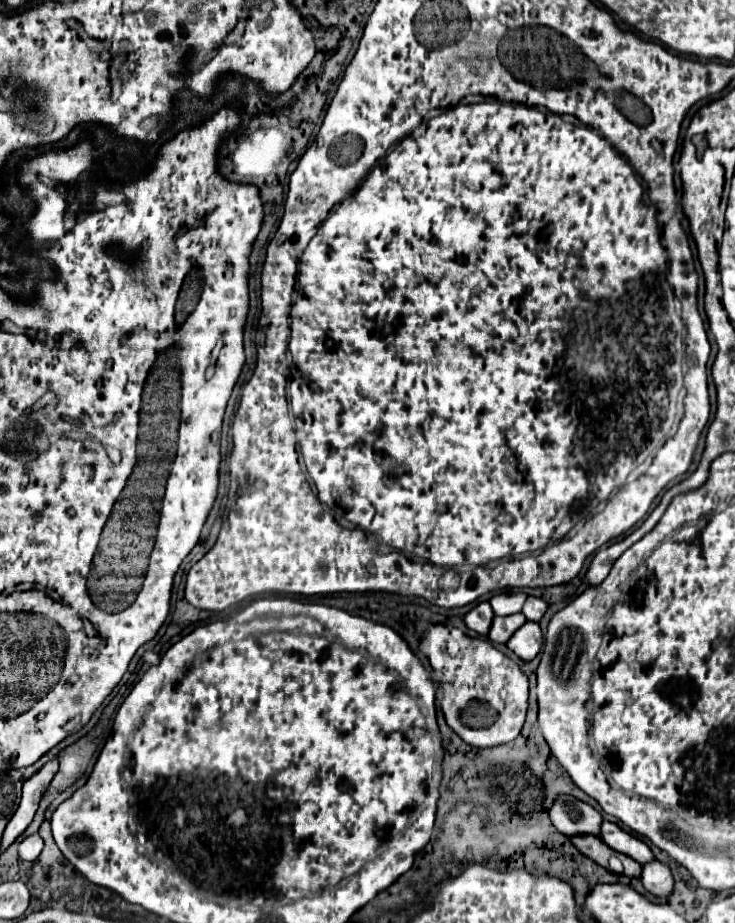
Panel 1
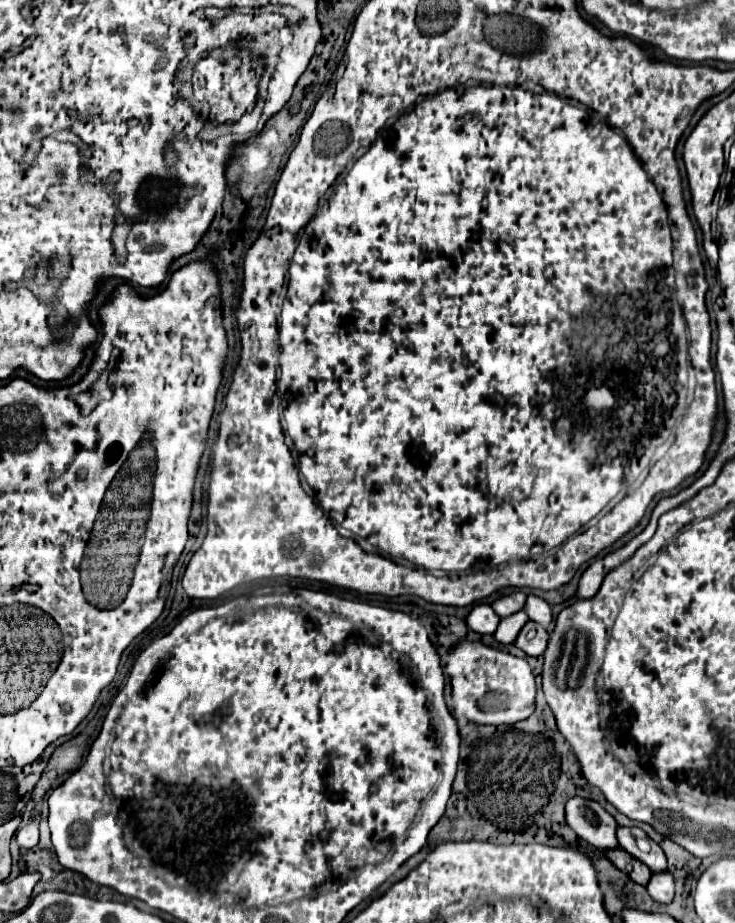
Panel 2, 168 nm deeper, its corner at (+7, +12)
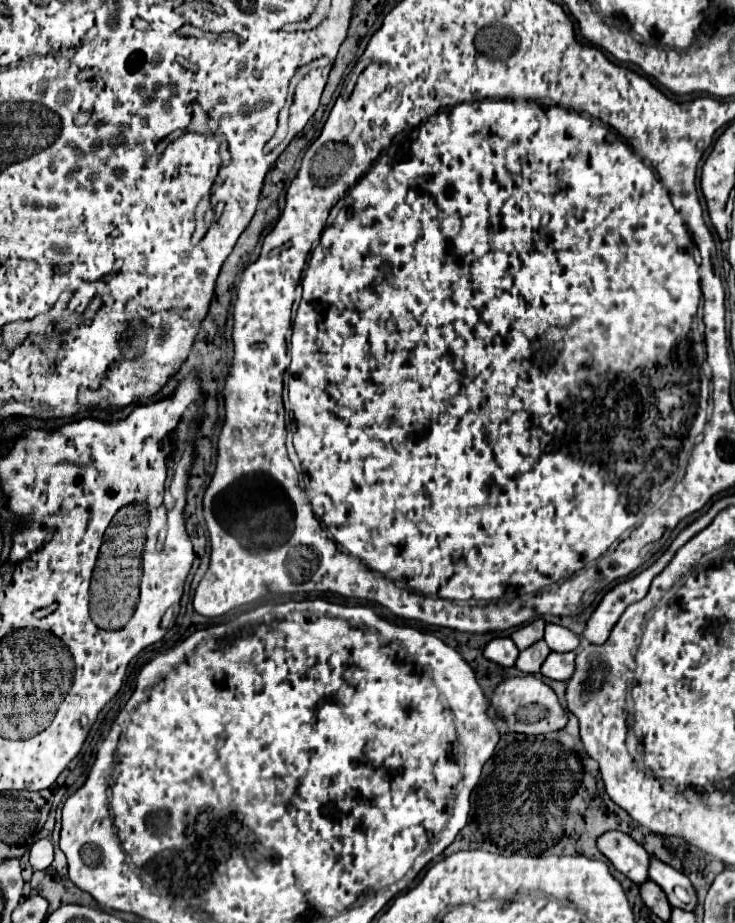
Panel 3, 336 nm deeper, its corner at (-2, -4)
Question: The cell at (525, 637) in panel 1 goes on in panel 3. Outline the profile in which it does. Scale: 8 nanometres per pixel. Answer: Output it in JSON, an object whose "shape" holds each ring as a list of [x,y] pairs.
{"shape":[[[550,652],[540,666],[540,674],[552,680],[568,680],[574,670],[574,652]]]}

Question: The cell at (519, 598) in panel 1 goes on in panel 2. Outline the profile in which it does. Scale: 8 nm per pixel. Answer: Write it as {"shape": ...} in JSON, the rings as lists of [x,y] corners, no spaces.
{"shape":[[[513,592],[513,594],[509,594],[509,596],[501,596],[499,600],[495,600],[495,602],[493,602],[493,610],[495,610],[499,616],[509,616],[509,614],[521,612],[525,600],[527,600],[527,594],[523,594],[523,592]]]}

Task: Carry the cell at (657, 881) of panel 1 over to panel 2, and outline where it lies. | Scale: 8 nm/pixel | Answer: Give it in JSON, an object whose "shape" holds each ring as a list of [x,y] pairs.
{"shape":[[[661,872],[661,874],[653,874],[651,882],[647,884],[647,892],[651,894],[651,898],[659,904],[667,904],[671,902],[671,898],[675,896],[675,882],[673,876],[669,872]]]}

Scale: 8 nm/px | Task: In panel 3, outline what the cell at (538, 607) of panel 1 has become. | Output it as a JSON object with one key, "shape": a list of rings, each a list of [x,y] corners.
{"shape":[[[546,624],[544,640],[550,646],[550,650],[556,650],[556,652],[570,652],[570,650],[576,650],[580,646],[578,636],[574,632],[570,632],[568,628],[558,626],[558,624]]]}

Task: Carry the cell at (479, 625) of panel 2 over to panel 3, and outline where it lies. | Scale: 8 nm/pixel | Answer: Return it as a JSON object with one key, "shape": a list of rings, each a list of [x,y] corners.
{"shape":[[[492,638],[484,646],[484,656],[500,666],[514,666],[514,660],[518,656],[518,648],[510,638]]]}

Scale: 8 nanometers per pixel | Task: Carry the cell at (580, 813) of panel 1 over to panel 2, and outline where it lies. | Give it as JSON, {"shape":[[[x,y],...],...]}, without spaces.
{"shape":[[[571,798],[565,806],[567,824],[581,836],[585,842],[593,844],[599,850],[619,848],[617,842],[617,822],[603,810],[601,804],[585,798]]]}

